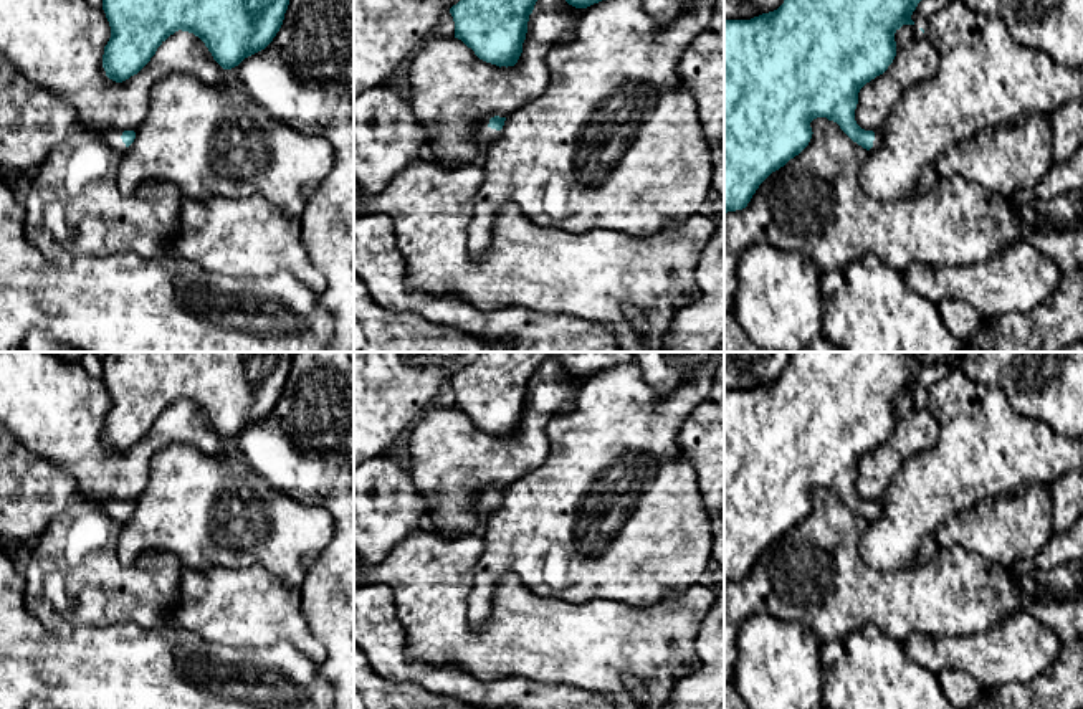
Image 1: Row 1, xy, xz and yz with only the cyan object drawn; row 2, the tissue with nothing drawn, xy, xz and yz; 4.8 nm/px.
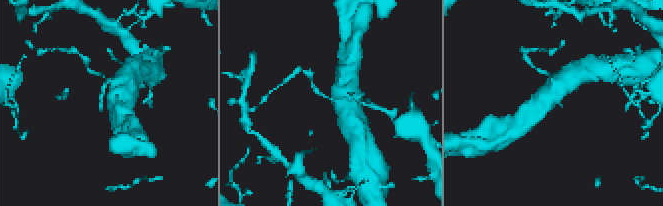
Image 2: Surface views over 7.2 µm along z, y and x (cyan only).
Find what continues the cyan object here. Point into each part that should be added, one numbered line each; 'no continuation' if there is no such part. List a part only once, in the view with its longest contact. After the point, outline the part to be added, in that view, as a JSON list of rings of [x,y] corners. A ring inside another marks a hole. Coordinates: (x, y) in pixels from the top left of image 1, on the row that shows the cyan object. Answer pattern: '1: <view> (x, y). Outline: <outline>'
1: xy (113, 139). Outline: [[[112,131],[111,134],[99,134],[101,139],[104,139],[111,147],[116,147],[119,150],[126,149],[126,144],[122,142],[121,136],[124,131]]]

